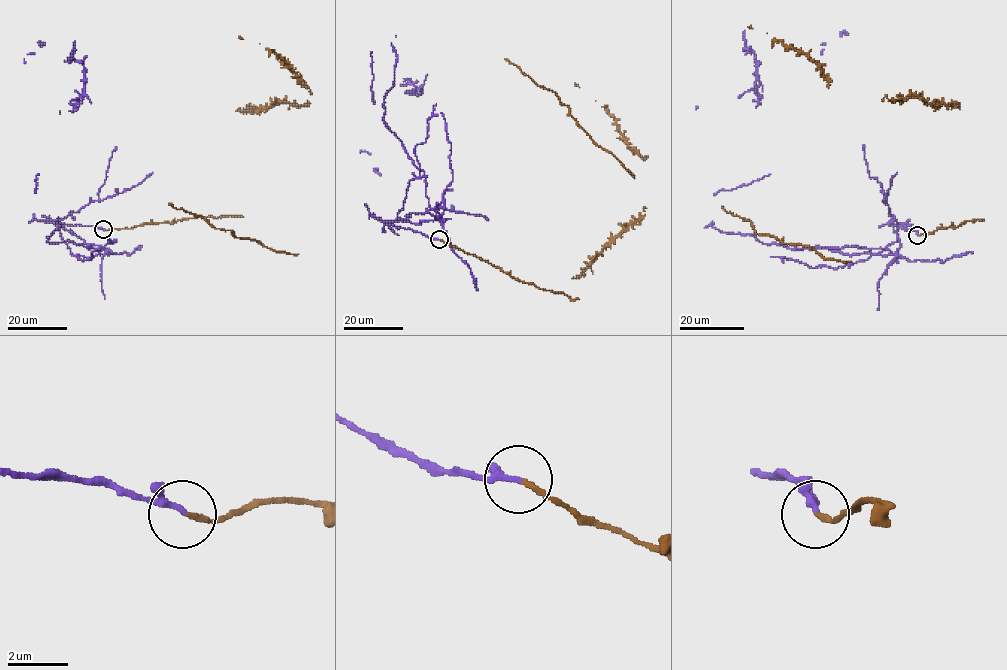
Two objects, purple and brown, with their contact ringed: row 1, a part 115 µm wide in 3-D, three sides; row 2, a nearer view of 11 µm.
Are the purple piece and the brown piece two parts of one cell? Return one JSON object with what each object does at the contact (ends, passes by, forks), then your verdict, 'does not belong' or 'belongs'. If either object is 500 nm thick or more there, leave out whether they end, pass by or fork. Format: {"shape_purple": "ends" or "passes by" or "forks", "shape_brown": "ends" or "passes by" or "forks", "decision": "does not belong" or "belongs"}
{"shape_purple": "passes by", "shape_brown": "ends", "decision": "does not belong"}

